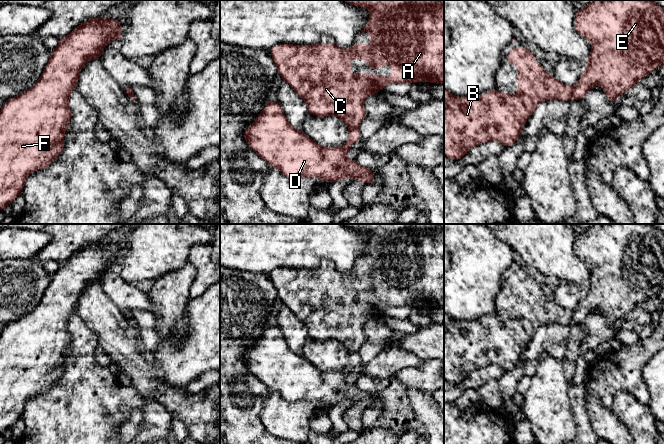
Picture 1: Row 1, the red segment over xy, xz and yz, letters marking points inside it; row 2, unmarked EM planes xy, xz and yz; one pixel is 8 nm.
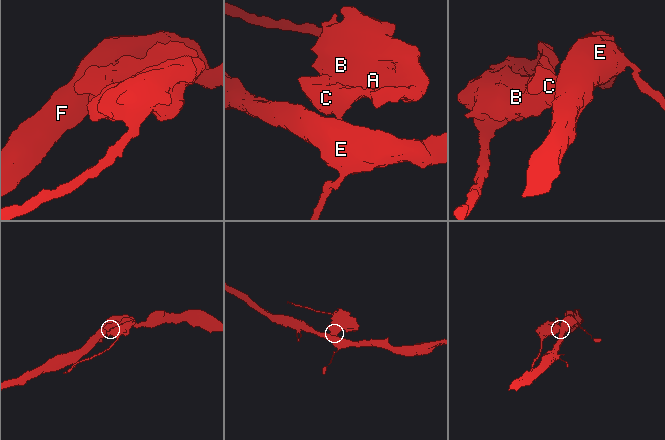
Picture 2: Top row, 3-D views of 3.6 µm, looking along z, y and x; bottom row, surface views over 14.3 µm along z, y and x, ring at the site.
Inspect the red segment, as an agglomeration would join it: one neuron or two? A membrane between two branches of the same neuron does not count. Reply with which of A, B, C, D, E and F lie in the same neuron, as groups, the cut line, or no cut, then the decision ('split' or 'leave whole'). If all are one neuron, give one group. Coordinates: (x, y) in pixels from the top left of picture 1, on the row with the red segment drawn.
groups A B C / D E F; cut yz (573, 88), (571, 98); split

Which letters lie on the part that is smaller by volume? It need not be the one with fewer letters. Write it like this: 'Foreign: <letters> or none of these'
Foreign: A, B, C

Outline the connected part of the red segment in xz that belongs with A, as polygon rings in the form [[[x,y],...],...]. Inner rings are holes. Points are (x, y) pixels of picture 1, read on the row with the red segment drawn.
[[[342,0],[348,4],[370,9],[369,22],[362,32],[369,31],[374,43],[354,43],[351,49],[345,50],[336,44],[318,43],[315,45],[278,44],[269,52],[277,65],[277,72],[296,93],[306,102],[311,115],[325,117],[335,115],[340,117],[349,129],[358,128],[366,117],[363,102],[366,97],[380,92],[388,84],[420,81],[444,83],[444,0]],[[352,57],[364,59],[371,69],[392,65],[391,76],[375,74],[351,74]]]

